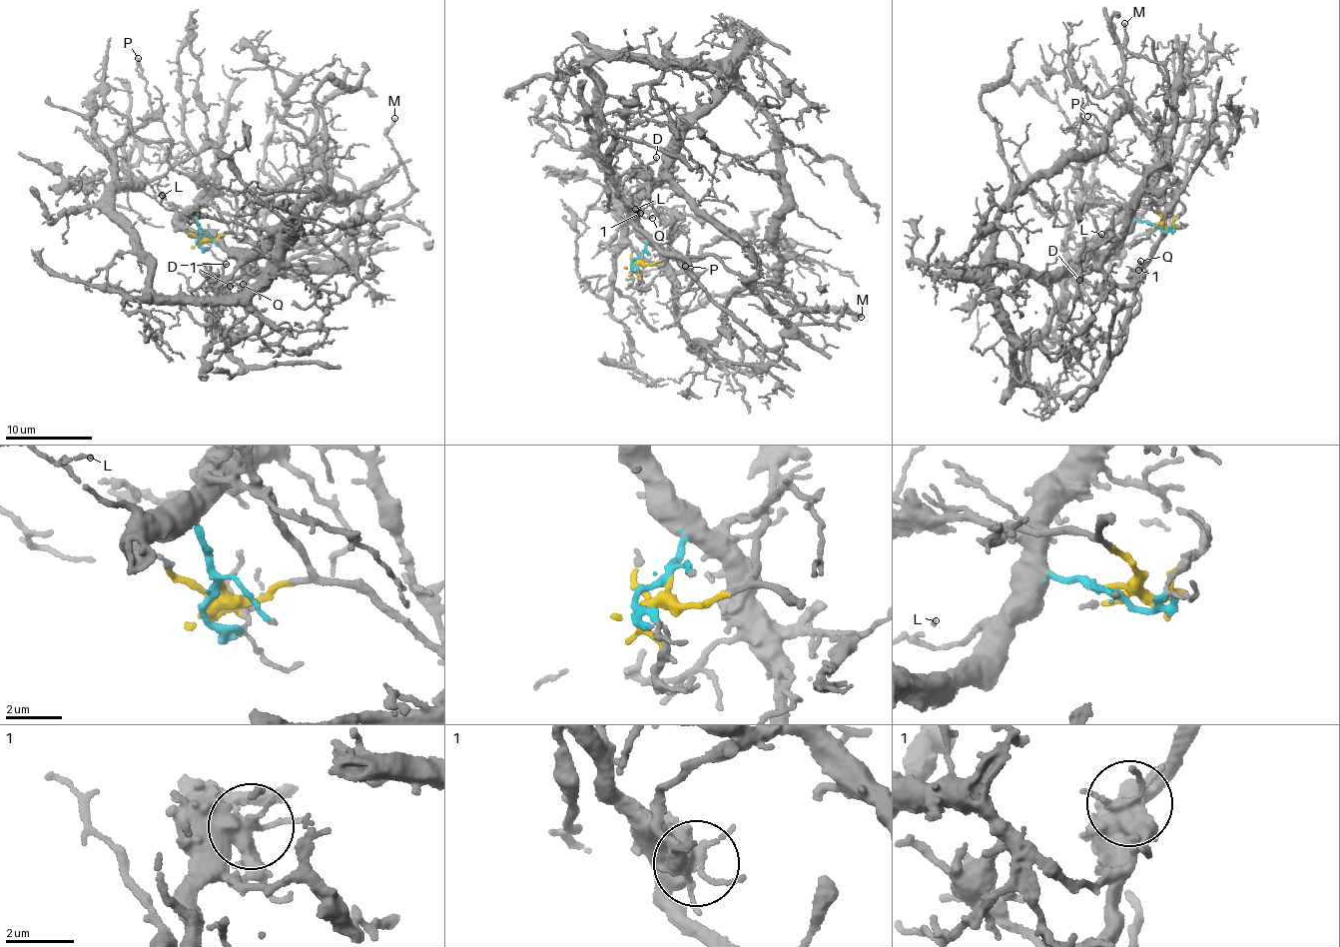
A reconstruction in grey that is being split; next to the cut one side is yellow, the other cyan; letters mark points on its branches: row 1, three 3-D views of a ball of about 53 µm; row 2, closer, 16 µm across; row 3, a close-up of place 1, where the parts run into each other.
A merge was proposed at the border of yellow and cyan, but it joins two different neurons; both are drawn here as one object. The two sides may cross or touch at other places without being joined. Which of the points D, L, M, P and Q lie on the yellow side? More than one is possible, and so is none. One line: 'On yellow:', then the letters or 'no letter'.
On yellow: D, M, Q

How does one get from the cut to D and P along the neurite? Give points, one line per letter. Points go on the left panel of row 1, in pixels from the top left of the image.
D: (203, 234), (211, 239), (242, 234), (269, 255), (275, 269), (219, 278), (213, 308), (207, 295), (227, 264)
P: (203, 236), (180, 223), (283, 249), (216, 300), (152, 291), (113, 209), (113, 145), (158, 115), (137, 57)

